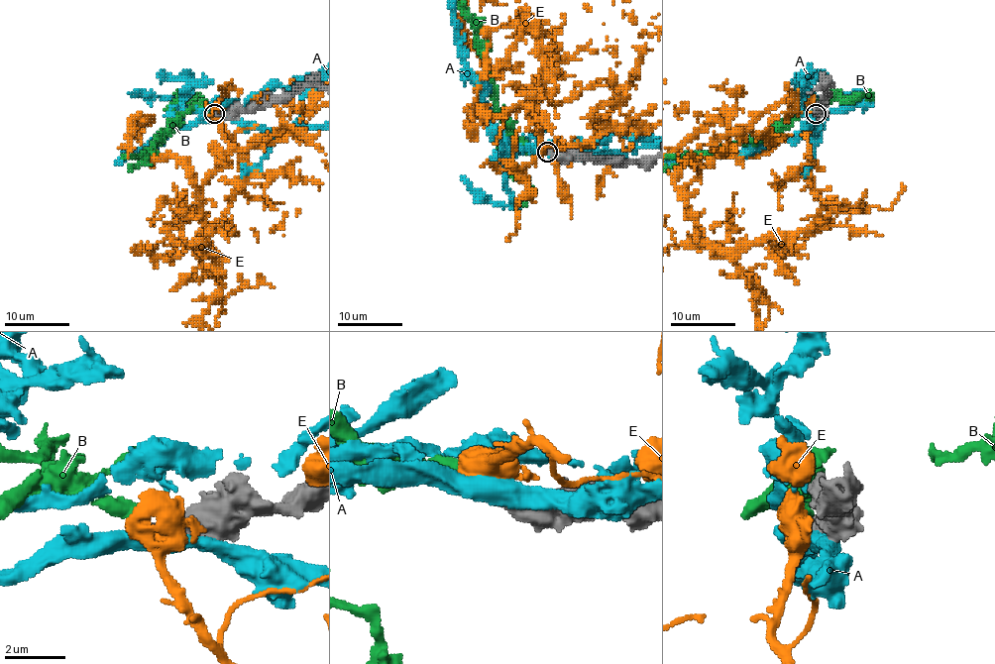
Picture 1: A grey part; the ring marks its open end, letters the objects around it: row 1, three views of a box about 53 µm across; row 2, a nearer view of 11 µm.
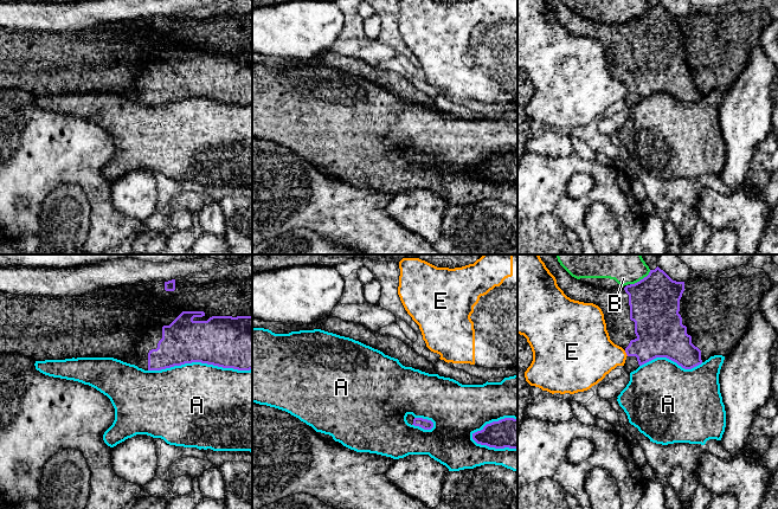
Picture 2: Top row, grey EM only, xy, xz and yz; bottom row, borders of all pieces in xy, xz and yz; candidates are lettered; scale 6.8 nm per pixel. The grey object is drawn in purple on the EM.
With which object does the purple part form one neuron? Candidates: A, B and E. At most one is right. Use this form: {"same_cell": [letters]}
{"same_cell": []}

